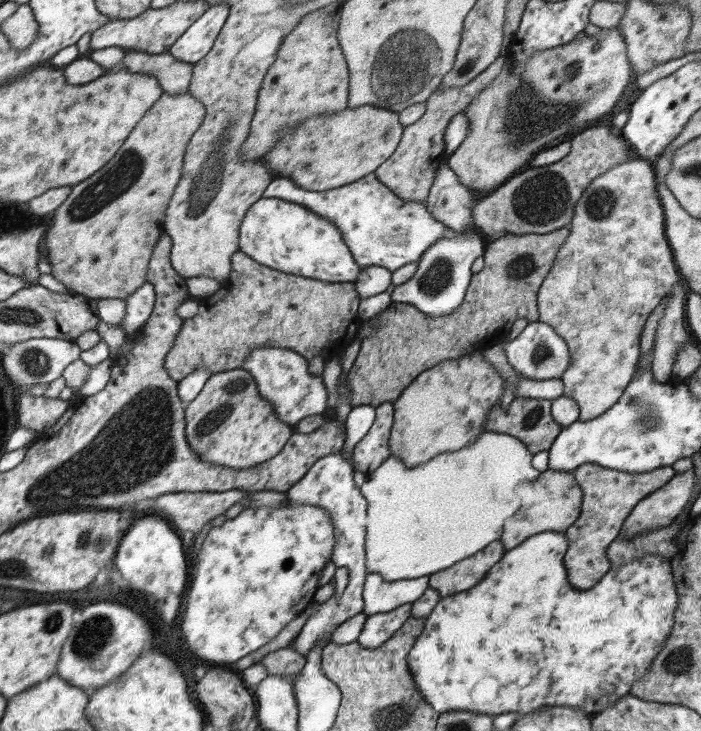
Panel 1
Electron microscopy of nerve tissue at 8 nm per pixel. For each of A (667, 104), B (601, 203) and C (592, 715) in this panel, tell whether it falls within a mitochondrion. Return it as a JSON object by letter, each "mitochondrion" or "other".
{"A":"other","B":"mitochondrion","C":"other"}

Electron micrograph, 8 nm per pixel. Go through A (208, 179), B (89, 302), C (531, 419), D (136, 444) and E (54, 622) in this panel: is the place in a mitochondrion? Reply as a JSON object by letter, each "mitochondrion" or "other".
{"A":"mitochondrion","B":"other","C":"mitochondrion","D":"mitochondrion","E":"mitochondrion"}

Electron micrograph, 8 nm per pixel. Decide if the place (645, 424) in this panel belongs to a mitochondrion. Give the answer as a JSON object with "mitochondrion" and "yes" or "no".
{"mitochondrion":"yes"}

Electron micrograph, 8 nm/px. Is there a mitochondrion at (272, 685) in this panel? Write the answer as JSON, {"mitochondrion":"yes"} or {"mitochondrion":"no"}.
{"mitochondrion":"no"}

